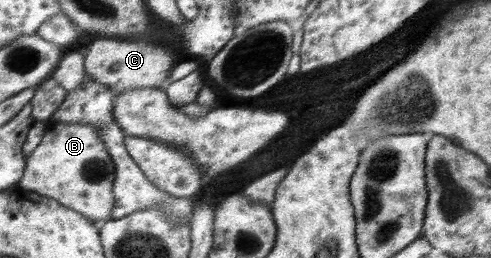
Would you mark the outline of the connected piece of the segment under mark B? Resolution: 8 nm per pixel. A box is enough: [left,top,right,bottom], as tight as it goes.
[18,119,116,223]

